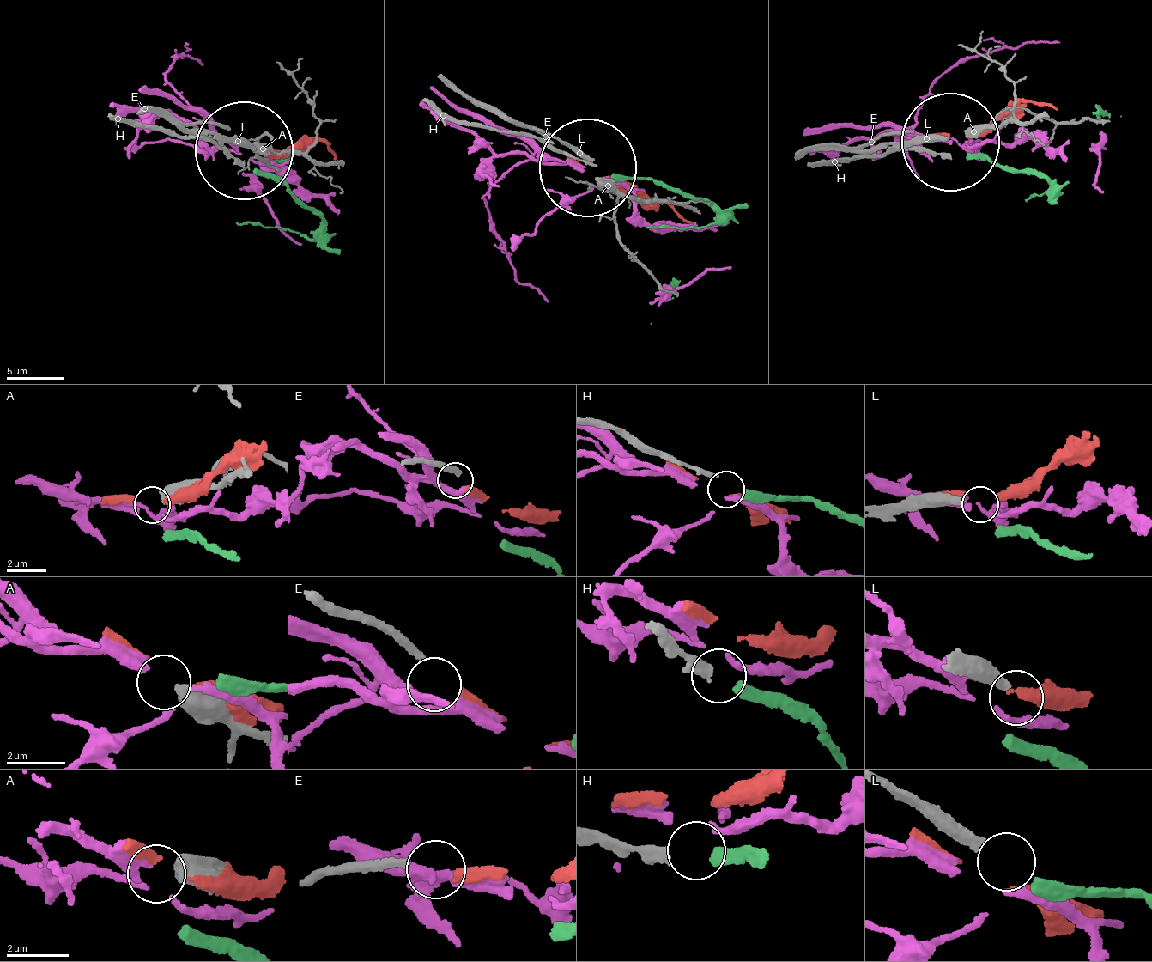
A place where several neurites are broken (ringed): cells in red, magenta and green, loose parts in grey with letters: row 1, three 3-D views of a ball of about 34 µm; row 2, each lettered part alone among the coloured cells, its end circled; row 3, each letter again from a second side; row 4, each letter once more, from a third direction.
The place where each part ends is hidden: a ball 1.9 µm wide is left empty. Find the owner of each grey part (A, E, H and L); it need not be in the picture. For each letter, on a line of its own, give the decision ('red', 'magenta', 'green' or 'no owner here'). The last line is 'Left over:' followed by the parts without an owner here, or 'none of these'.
A: magenta
E: red
H: green
L: no owner here
Left over: L

